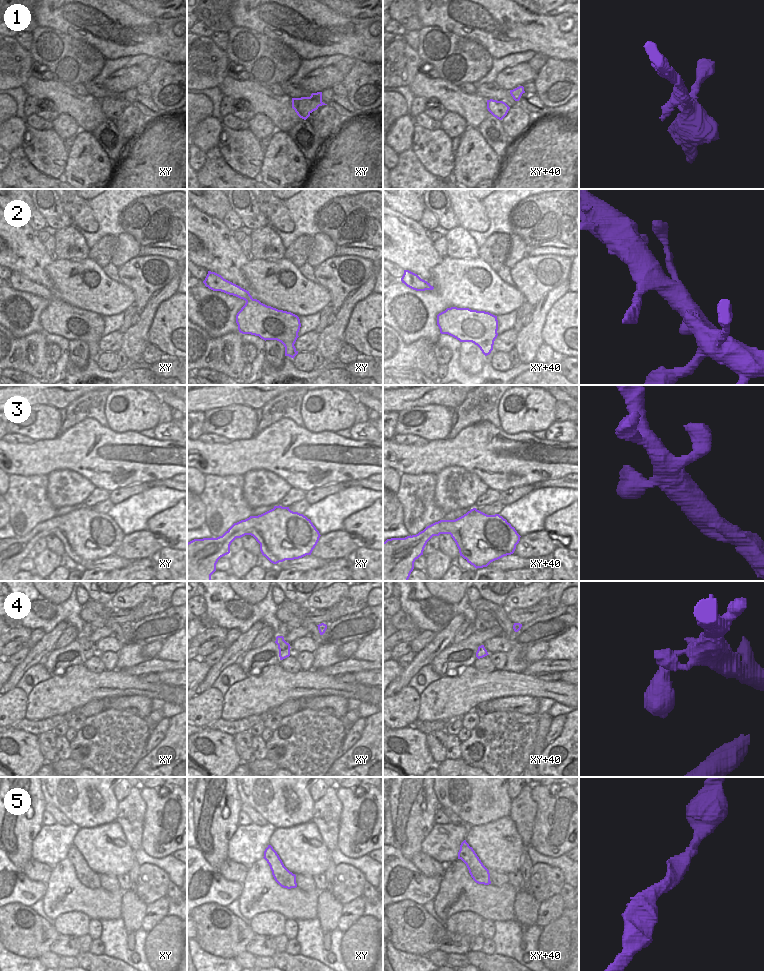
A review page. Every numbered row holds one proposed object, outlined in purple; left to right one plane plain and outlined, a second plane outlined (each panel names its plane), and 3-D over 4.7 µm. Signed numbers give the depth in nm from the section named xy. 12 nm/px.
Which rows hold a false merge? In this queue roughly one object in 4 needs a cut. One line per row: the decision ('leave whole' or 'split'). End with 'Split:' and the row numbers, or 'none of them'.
1: leave whole
2: leave whole
3: leave whole
4: leave whole
5: leave whole
Split: none of them

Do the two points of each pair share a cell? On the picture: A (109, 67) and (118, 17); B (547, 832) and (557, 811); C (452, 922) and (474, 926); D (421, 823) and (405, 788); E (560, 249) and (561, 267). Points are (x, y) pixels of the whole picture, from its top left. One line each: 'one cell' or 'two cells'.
A: two cells
B: one cell
C: one cell
D: one cell
E: two cells

